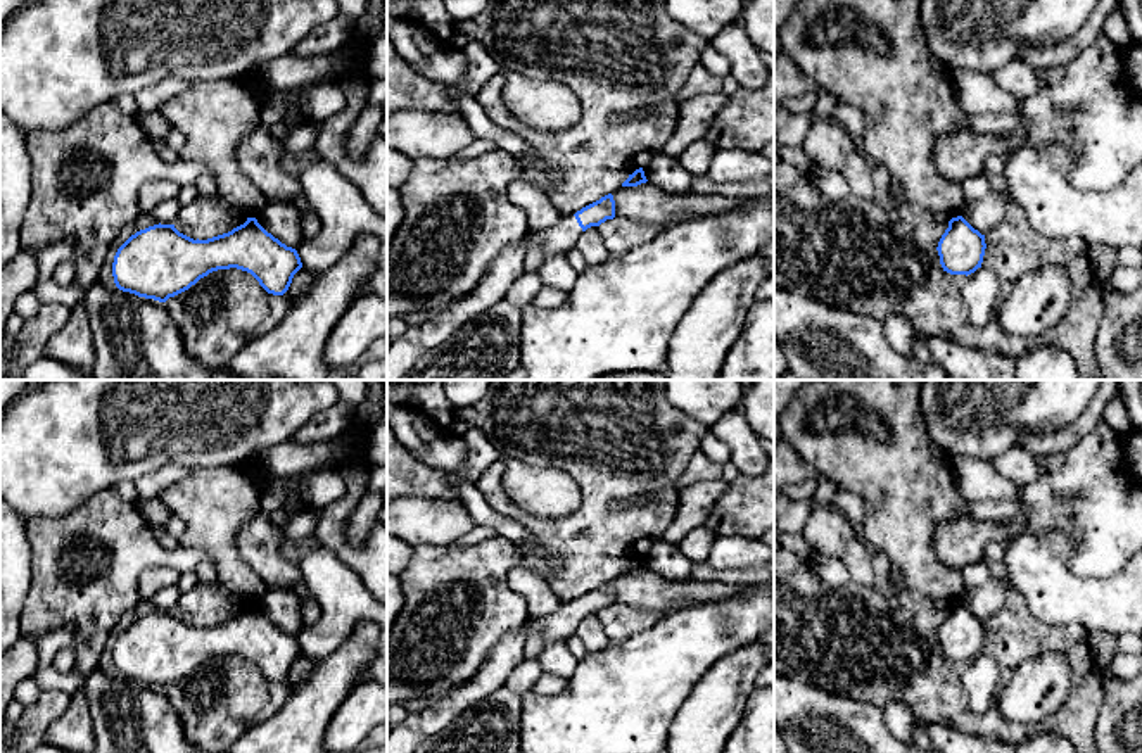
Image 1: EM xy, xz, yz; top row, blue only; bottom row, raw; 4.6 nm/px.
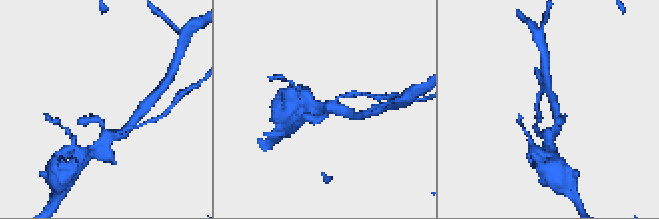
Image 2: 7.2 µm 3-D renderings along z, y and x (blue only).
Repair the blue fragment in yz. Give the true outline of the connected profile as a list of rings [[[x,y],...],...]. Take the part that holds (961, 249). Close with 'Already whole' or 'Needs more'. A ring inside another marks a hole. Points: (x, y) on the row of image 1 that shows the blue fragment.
[[[962,216],[948,221],[948,228],[936,247],[943,271],[966,276],[981,268],[985,249],[985,235]]]. Already whole

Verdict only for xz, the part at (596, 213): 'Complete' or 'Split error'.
Split error

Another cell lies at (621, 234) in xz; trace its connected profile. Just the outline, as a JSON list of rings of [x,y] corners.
[[[698,216],[674,218],[667,223],[650,223],[629,218],[606,219],[598,226],[612,257],[617,257],[634,247],[651,242],[662,230],[682,221],[696,219]]]

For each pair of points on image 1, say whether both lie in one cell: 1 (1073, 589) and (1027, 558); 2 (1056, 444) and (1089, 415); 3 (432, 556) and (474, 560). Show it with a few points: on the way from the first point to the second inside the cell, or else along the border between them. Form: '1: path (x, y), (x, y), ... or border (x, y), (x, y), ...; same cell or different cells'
1: path (1061, 589), (1039, 570); same cell
2: path (1065, 439), (1082, 423); same cell
3: path (443, 560), (463, 560); same cell

